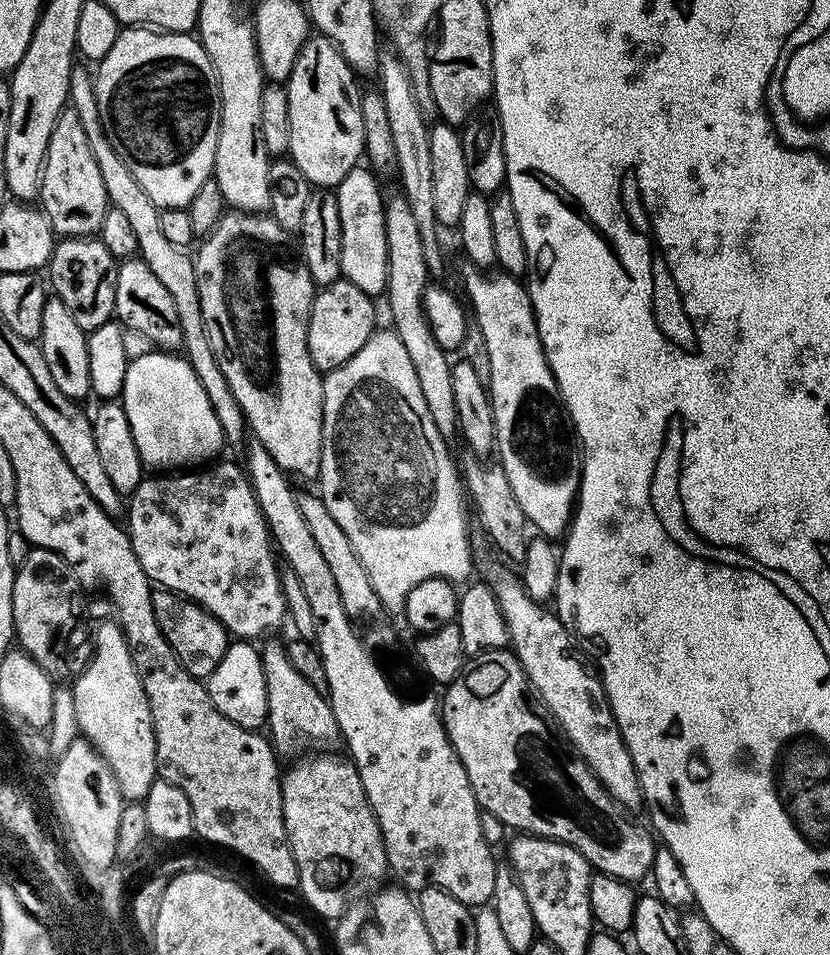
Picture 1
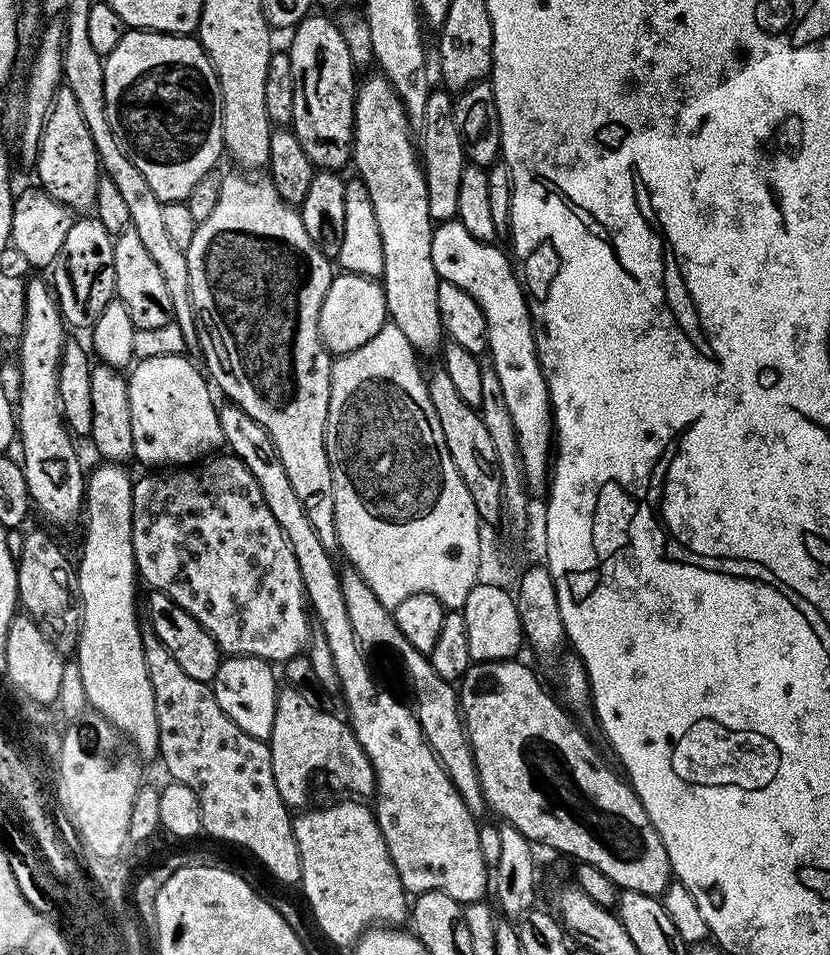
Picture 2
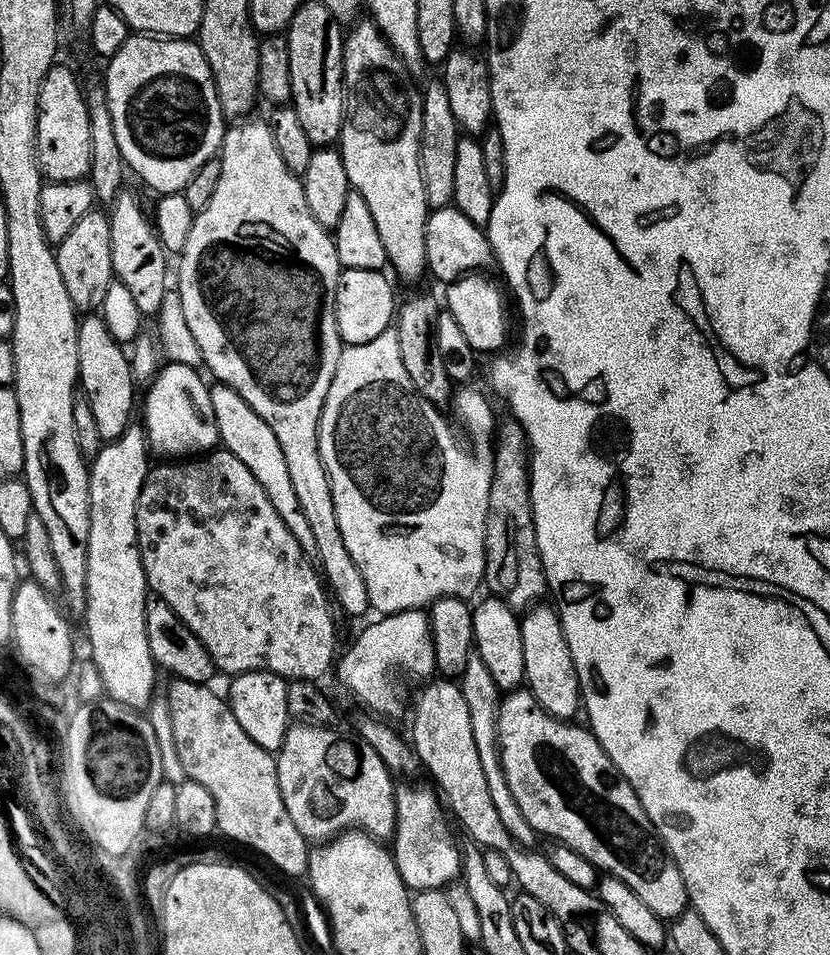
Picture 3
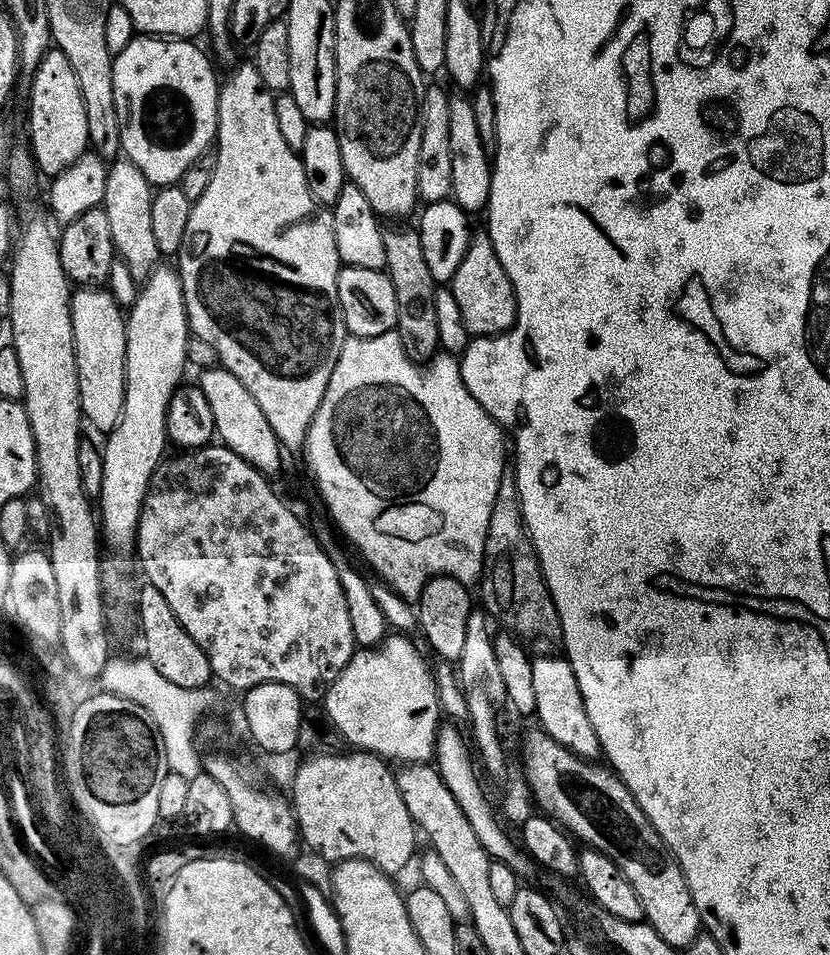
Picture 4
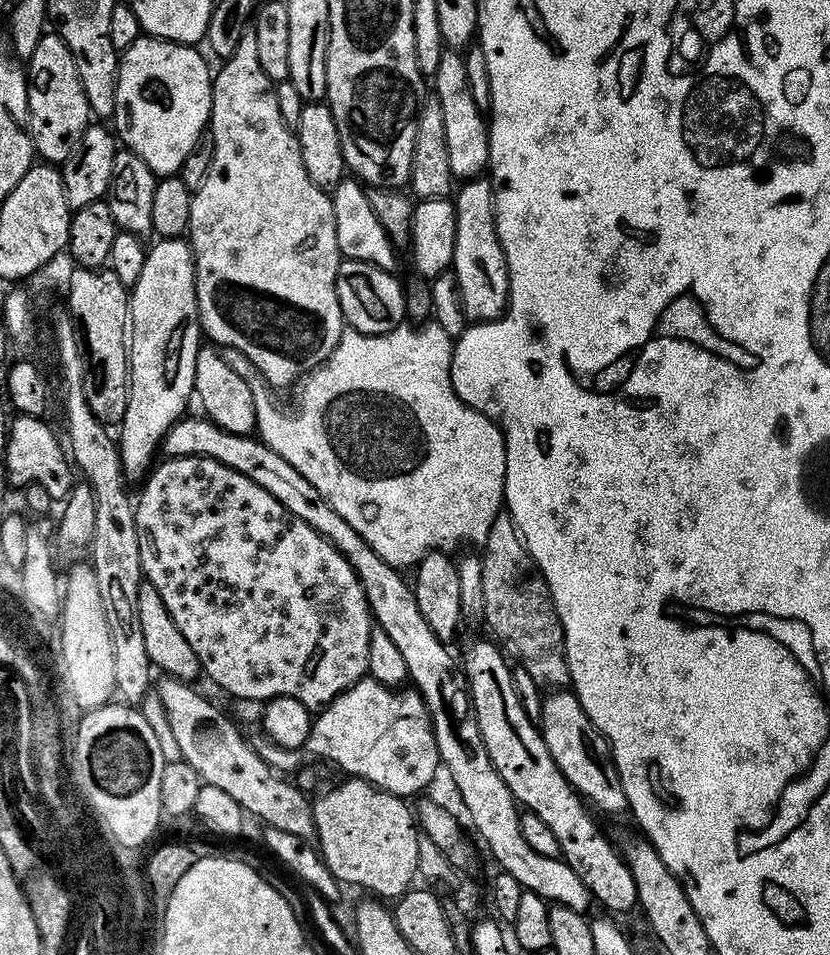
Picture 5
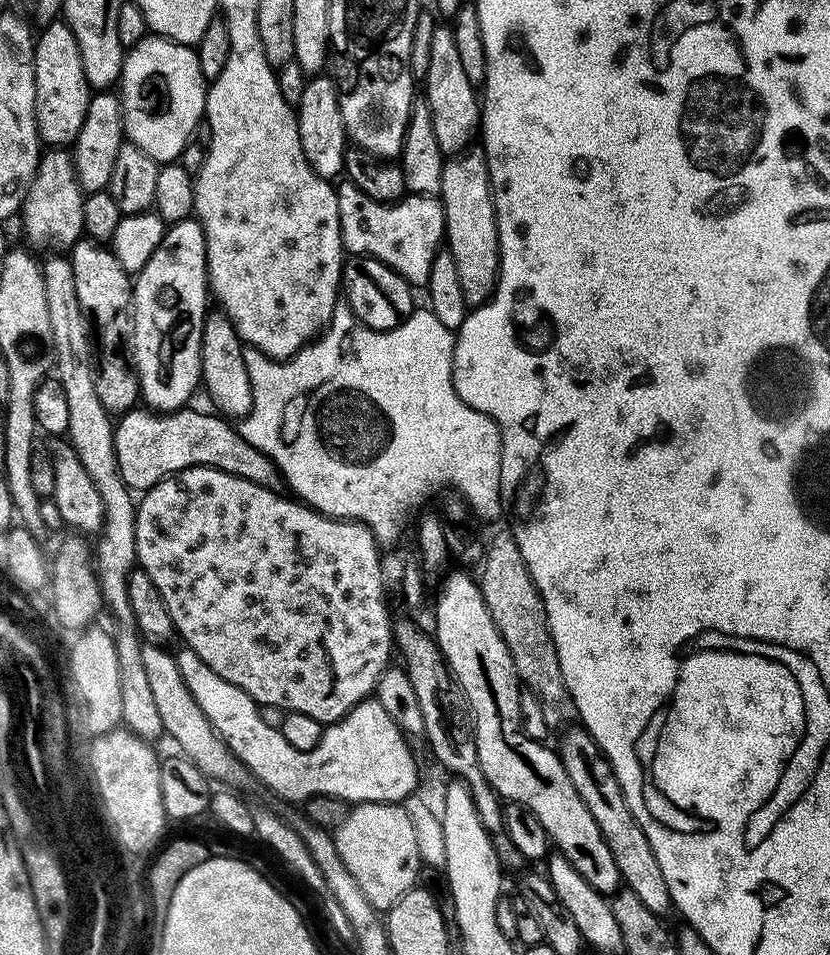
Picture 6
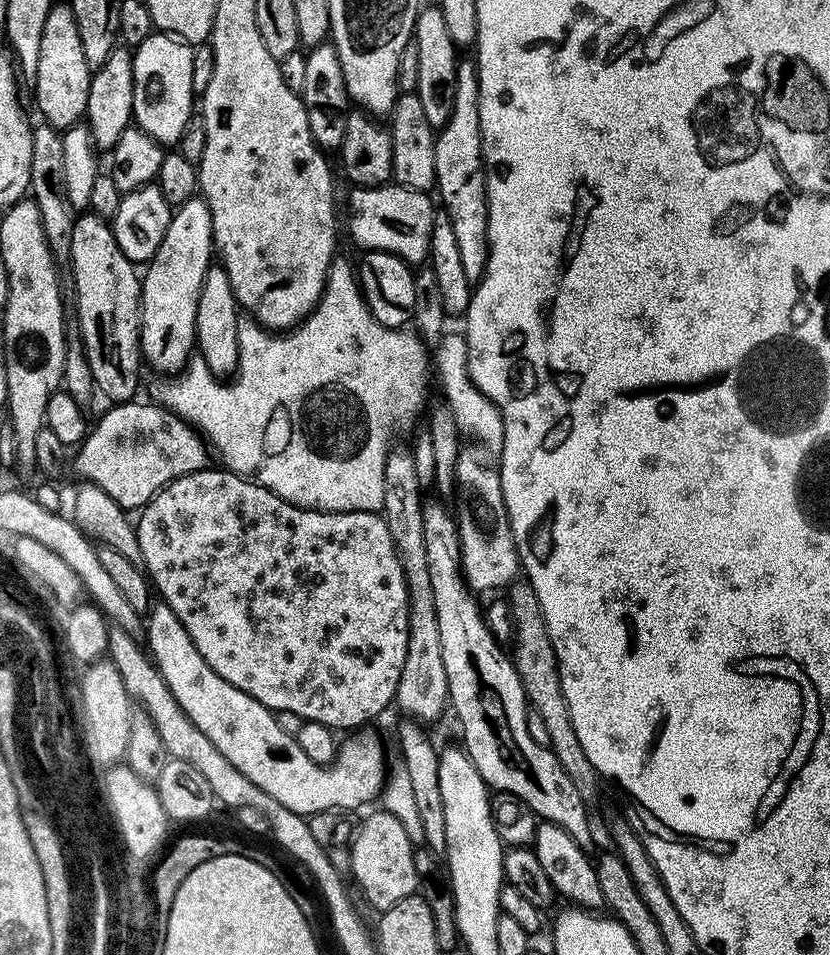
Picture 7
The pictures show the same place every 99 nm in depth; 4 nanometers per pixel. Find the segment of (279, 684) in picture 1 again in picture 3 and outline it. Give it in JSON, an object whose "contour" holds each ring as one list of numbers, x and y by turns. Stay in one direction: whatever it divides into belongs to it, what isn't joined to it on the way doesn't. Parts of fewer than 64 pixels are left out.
{"contour":[[307,722,289,723,279,752,275,753,278,790,286,802,286,814,309,842,327,842,340,832,359,830,384,842,396,830,396,789,393,773,382,762,378,750,364,740,343,736,332,726]]}

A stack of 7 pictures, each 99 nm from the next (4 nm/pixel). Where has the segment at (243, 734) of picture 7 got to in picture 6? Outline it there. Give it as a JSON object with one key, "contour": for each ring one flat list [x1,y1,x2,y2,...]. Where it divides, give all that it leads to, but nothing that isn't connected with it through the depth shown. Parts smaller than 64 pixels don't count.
{"contour":[[186,646,175,653,182,682,202,706,202,714,226,742,226,746,276,795,284,800,307,802,314,796,333,796,349,805,382,802,399,804,407,801,420,780,420,768,412,753,409,737,386,714,382,702,374,698,353,706,341,720,335,720,321,731,318,746,303,752,284,743,280,730,262,722,256,701,238,686,218,678,194,650]]}

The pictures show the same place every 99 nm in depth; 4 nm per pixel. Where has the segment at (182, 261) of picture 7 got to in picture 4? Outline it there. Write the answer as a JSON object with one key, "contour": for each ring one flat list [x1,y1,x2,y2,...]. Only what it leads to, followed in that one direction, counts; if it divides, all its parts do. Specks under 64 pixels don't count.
{"contour":[[158,266,149,275,148,279,143,281,142,287,139,289,136,300,130,305,130,311,126,316,128,326,128,337,126,338,126,402,122,406,122,418,118,422,118,426,114,426,114,430,107,433,108,440,102,444,102,488,98,497,98,527,102,533,102,540,105,545,108,544,116,552,131,553,136,547,136,528,140,525,140,511,144,505,144,499,148,493,150,486,150,478,154,474,154,470,158,467,161,460,165,459,164,444,169,443,168,427,166,426,166,418,168,417,168,403,170,398,175,394,177,388,181,387,184,376,184,363,189,363,188,342,190,339,190,329,188,326,188,315,186,314,186,306,184,305,184,291,182,290,182,282,180,281,180,273,175,267,164,268]]}

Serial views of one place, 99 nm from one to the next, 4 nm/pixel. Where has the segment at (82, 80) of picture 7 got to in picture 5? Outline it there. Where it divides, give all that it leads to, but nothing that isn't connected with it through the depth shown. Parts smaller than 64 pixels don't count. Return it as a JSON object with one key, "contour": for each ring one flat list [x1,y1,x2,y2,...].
{"contour":[[54,30,45,31,38,46,34,46,34,54,26,62,26,75,28,130,32,133,35,155,49,164,63,165,89,126,90,109,82,78,78,78,78,66,74,66,74,54,70,54,70,46]]}

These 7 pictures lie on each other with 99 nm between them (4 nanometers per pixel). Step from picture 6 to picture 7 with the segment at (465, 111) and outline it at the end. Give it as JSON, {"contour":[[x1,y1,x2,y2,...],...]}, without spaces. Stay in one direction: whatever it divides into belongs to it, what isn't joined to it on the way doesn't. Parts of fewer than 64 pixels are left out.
{"contour":[[439,6,421,7,420,13,416,15,414,42,418,46,418,86,415,94,422,102,422,110,426,113,430,126,433,130,439,130,446,126,454,110,458,78,458,49,454,38,450,38]]}

